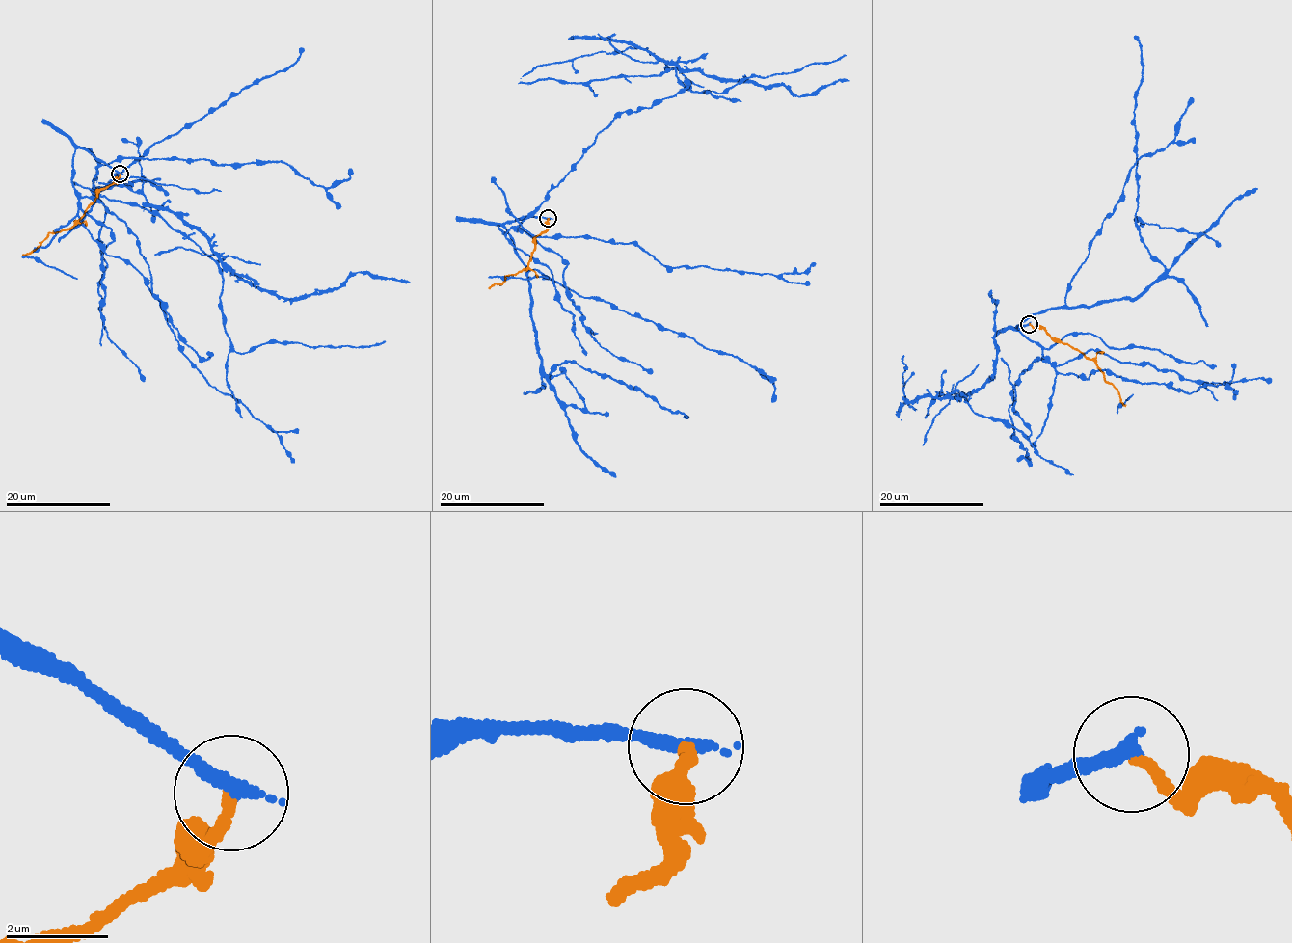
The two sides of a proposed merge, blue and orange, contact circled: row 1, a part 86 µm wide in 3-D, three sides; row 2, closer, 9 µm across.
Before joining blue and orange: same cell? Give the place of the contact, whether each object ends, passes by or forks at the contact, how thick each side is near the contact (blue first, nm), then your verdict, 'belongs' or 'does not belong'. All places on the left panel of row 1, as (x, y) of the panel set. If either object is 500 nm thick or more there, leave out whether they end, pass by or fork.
place (120, 174); blue ends; orange ends; calibres 320 and 240 nm; does not belong

